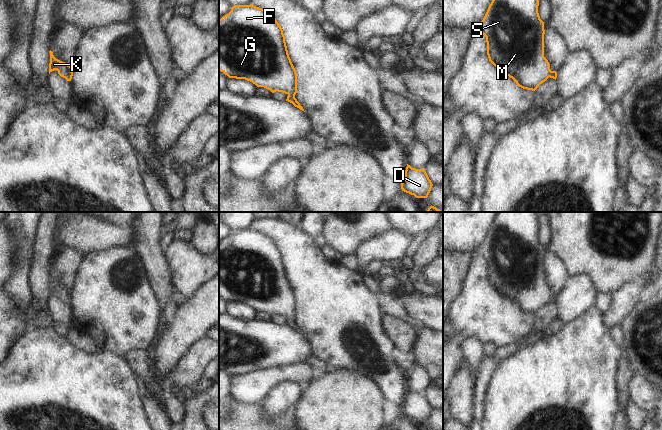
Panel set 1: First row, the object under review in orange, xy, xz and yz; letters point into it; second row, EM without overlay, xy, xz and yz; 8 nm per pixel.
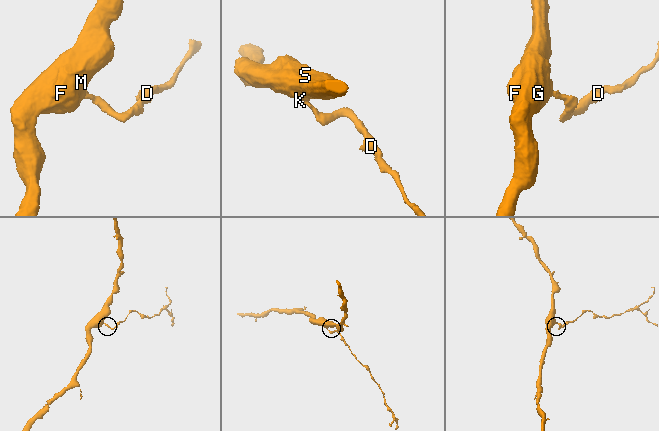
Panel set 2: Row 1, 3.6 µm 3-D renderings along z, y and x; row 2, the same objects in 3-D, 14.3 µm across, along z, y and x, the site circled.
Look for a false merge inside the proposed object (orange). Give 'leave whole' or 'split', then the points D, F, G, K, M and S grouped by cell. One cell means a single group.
leave whole; groups D F G K M S

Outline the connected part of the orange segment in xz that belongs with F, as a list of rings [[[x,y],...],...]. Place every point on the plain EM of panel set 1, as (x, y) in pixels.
[[[234,229],[231,235],[219,243],[219,294],[229,302],[245,303],[257,311],[264,311],[272,317],[278,315],[287,318],[286,325],[304,335],[295,322],[297,317],[297,297],[288,278],[285,260],[274,239],[268,235],[250,229]]]

